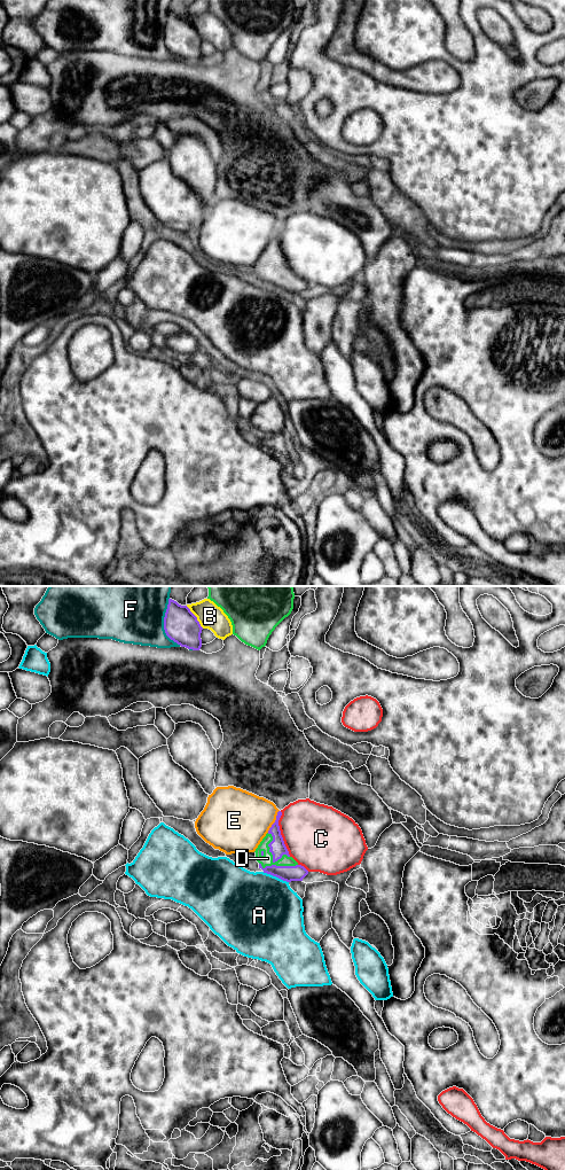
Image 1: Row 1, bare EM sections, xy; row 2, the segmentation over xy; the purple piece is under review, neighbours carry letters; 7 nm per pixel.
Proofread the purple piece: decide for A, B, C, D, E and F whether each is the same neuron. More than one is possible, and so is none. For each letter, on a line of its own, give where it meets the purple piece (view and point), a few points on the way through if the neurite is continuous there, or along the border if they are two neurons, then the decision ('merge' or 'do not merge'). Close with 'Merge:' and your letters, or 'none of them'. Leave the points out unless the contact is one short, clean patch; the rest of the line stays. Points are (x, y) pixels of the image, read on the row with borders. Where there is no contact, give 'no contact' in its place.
A: contact xy (275, 875); border xy (263, 872), (288, 882); do not merge
B: contact xy (196, 617); do not merge
C: contact xy (280, 834); do not merge
D: contact xy (273, 859); merge
E: contact xy (275, 821); do not merge
F: contact xy (164, 623); do not merge
Merge: D

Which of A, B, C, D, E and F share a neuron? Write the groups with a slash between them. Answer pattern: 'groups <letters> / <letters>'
groups A / B / C / D / E / F

